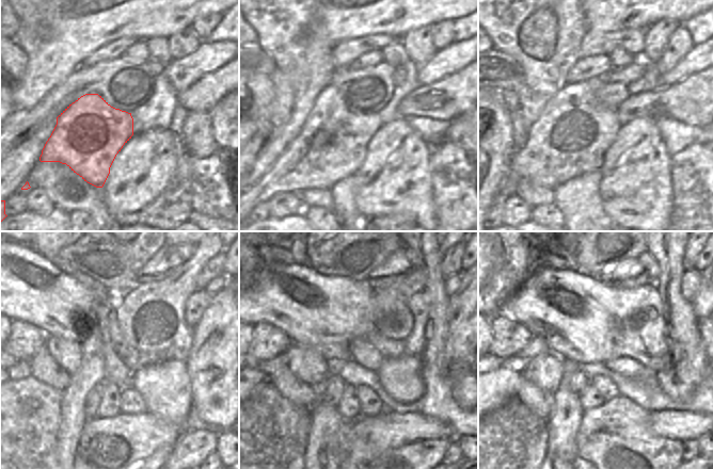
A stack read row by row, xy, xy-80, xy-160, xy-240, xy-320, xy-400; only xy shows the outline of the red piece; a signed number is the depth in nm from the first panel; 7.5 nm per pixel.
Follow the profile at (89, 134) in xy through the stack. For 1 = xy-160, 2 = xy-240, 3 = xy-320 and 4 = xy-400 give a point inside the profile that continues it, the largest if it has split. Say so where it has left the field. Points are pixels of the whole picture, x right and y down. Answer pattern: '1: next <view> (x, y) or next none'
1: next xy-160 (572, 135)
2: next xy-240 (151, 316)
3: next xy-320 (393, 318)
4: next xy-400 (653, 284)

